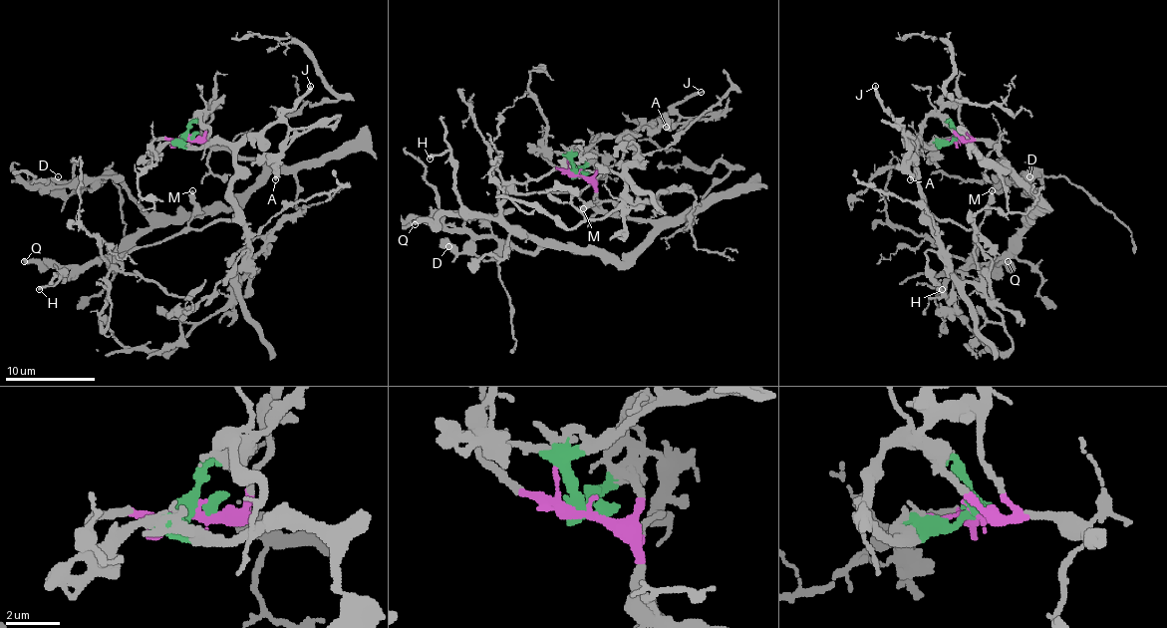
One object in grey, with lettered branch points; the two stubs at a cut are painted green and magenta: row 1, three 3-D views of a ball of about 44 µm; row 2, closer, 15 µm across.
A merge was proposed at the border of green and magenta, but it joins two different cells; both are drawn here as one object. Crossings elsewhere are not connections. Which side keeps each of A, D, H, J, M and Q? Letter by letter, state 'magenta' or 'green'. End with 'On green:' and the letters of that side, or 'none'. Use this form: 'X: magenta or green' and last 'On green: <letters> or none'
A: green
D: magenta
H: magenta
J: green
M: green
Q: magenta
On green: A, J, M

